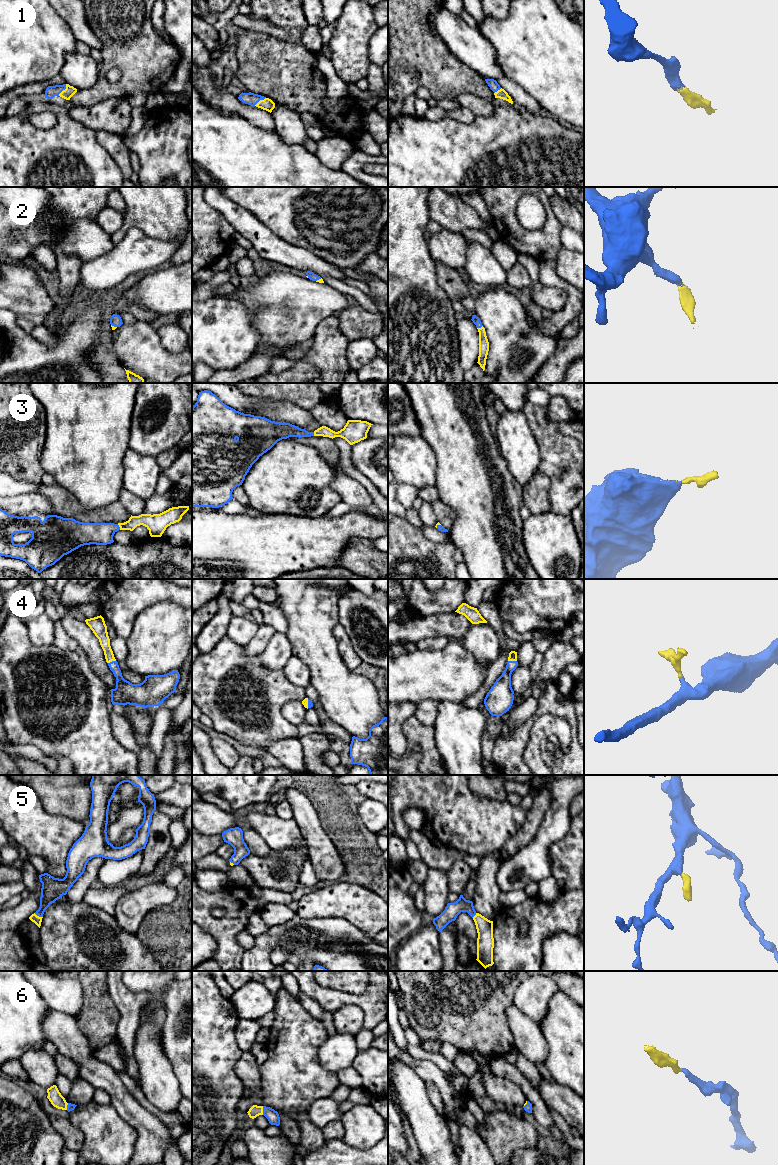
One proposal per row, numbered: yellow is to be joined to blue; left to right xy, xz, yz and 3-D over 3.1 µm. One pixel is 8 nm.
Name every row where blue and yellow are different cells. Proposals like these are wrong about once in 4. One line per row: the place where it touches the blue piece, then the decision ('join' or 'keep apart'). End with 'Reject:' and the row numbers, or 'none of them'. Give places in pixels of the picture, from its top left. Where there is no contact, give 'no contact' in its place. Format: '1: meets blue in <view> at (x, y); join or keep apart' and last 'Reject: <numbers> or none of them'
1: meets blue in xy at (63, 89); join
2: meets blue in yz at (479, 327); join
3: meets blue in xy at (119, 527); join
4: meets blue in yz at (512, 661); join
5: meets blue in xy at (38, 915); join
6: meets blue in xz at (263, 1110); join
Reject: none of them

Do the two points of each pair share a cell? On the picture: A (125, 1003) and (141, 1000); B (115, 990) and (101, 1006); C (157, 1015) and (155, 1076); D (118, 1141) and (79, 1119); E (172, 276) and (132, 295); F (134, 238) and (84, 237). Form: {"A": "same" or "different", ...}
{"A": "same", "B": "different", "C": "same", "D": "same", "E": "same", "F": "different"}

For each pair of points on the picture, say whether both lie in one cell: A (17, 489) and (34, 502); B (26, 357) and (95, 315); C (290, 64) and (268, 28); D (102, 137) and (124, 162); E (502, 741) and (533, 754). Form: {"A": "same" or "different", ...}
{"A": "different", "B": "same", "C": "different", "D": "same", "E": "different"}

